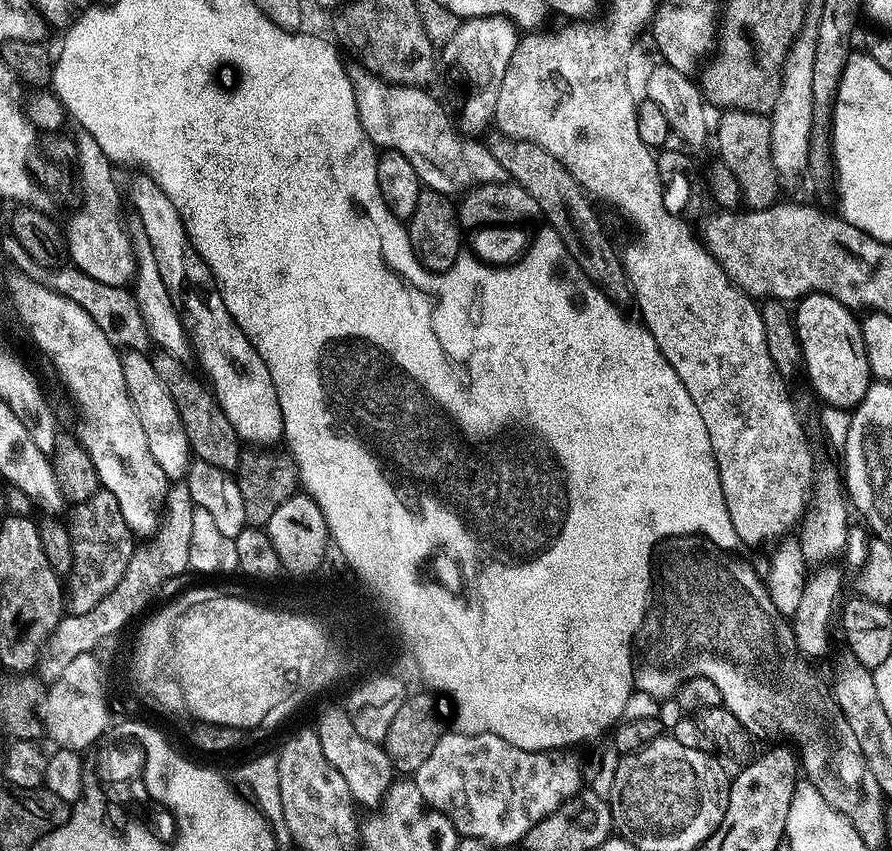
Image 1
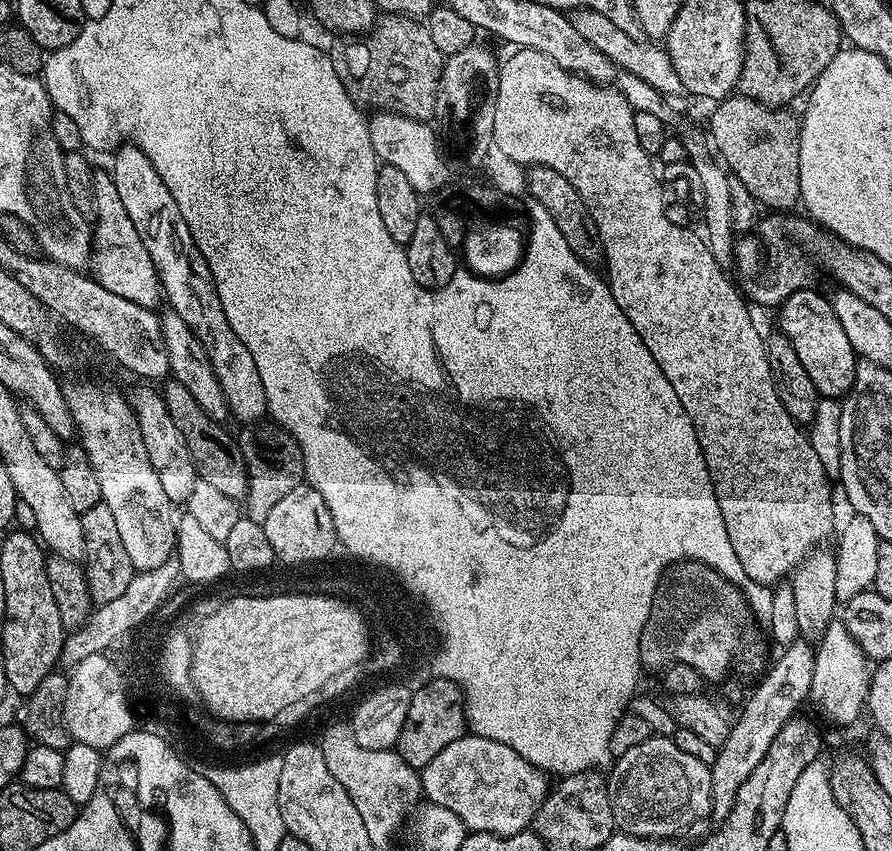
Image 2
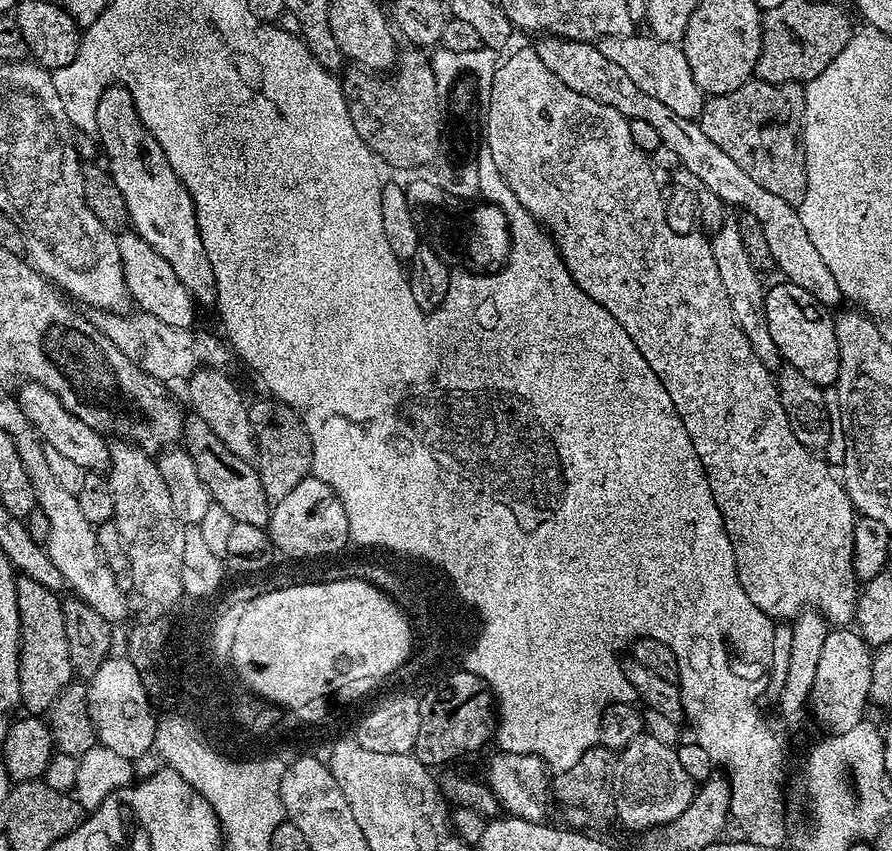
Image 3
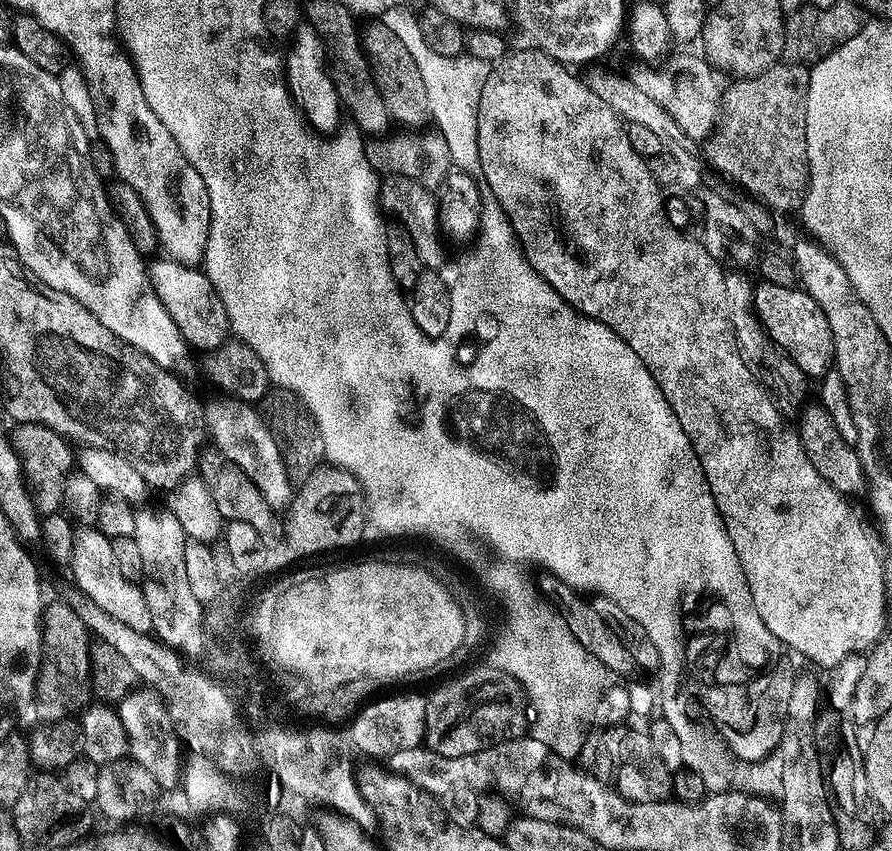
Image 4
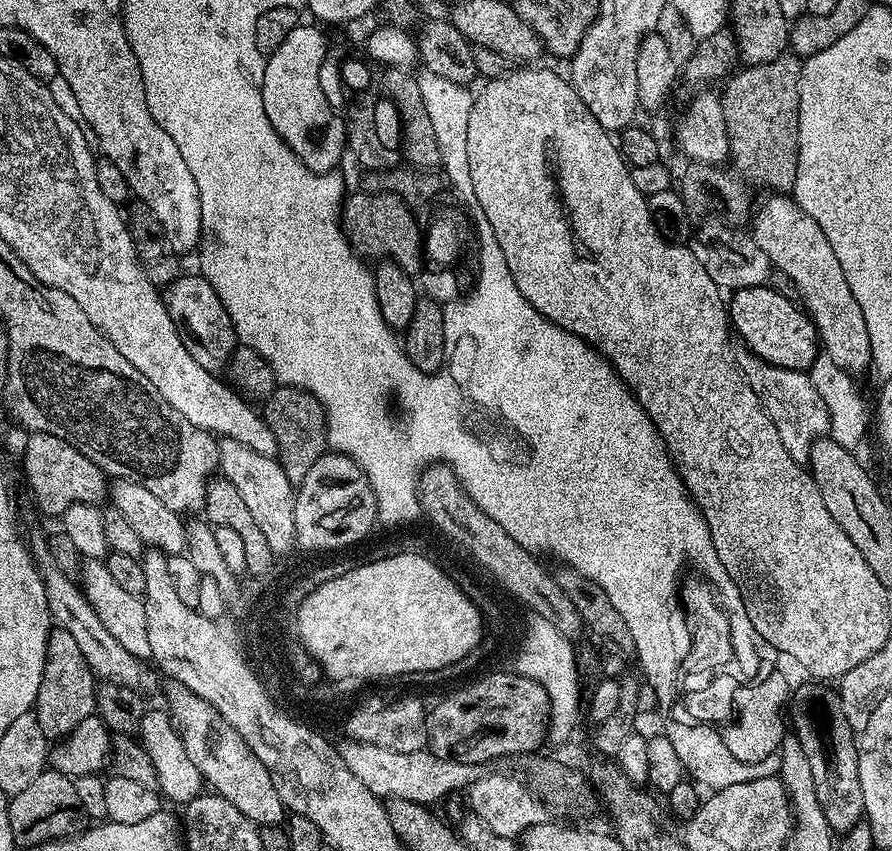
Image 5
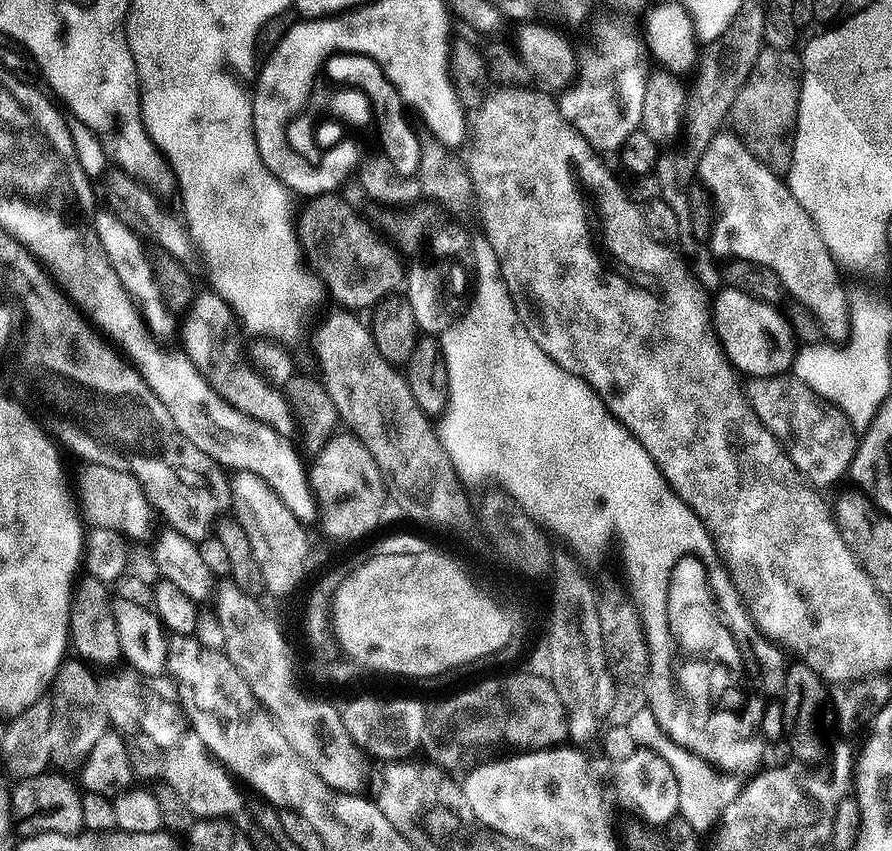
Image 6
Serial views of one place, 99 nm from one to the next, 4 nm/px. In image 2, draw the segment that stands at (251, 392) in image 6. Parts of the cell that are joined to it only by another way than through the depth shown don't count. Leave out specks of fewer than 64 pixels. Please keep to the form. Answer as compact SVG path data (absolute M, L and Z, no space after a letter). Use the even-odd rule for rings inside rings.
M97 171L93 175L92 193L96 215L92 229L91 275L113 294L130 298L130 302L138 302L143 308L159 309L162 289L150 250L146 250L144 238L138 234L134 222L130 222L130 214L126 214L126 206L122 206L122 198L118 198L118 190L107 171Z

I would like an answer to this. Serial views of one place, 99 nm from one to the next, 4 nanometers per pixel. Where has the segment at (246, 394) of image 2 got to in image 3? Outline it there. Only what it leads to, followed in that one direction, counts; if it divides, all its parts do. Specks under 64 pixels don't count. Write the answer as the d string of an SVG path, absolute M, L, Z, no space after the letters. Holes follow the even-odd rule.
M113 86L100 96L96 111L96 136L103 159L108 159L106 167L124 199L131 227L143 240L150 242L150 246L154 246L166 262L170 262L178 282L182 282L197 305L215 305L214 270L204 253L196 225L194 202L178 174L174 174L162 146L158 146L150 130L146 130L142 118L138 118L134 98L126 89Z

